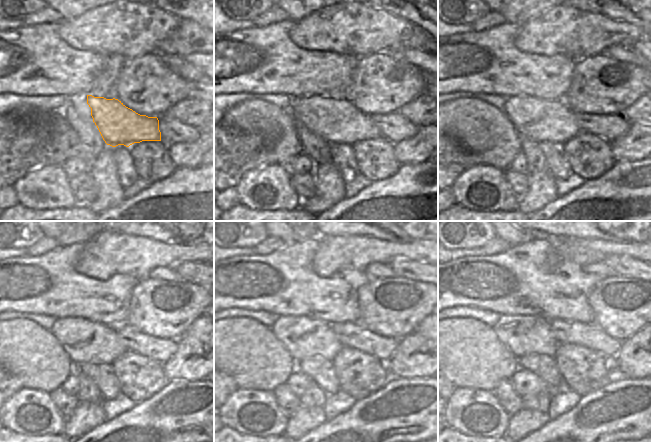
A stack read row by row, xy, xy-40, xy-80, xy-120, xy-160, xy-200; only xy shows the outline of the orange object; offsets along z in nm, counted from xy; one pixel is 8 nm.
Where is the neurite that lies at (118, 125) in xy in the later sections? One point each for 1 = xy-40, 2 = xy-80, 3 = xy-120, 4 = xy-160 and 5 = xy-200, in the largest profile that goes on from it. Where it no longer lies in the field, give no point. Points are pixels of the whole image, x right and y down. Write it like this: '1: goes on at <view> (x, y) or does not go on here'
1: goes on at xy-40 (334, 120)
2: goes on at xy-80 (537, 119)
3: goes on at xy-120 (84, 341)
4: goes on at xy-160 (303, 337)
5: goes on at xy-200 (523, 335)

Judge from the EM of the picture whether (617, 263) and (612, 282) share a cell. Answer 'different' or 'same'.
different

